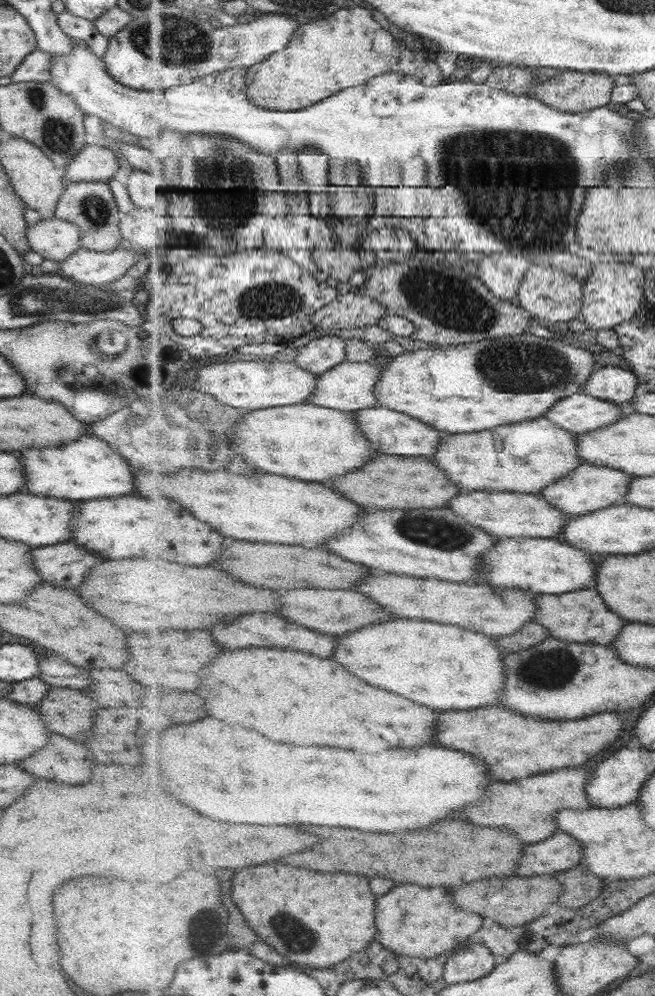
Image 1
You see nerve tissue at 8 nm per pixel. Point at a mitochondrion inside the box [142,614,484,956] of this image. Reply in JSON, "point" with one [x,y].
{"point":[296,937]}

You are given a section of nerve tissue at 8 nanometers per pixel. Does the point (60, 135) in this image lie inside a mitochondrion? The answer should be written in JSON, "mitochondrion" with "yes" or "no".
{"mitochondrion":"yes"}

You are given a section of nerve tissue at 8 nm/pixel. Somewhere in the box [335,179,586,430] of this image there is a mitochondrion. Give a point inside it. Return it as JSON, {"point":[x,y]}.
{"point":[524,367]}

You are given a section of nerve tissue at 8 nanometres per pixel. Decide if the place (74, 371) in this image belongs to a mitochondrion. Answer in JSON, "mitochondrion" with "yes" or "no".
{"mitochondrion":"no"}

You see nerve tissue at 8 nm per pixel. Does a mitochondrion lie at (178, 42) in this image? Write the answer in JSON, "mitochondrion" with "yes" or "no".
{"mitochondrion":"yes"}

